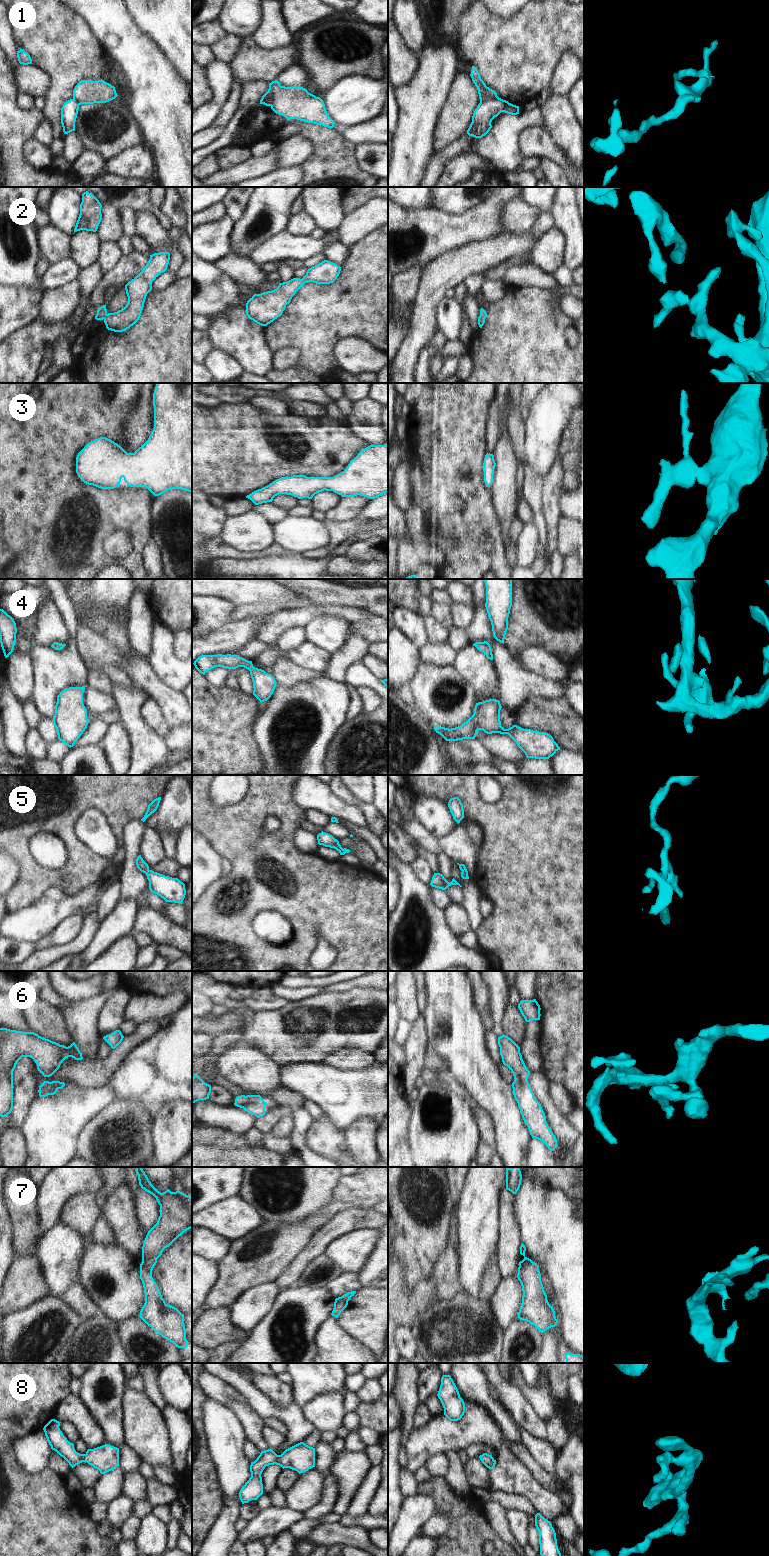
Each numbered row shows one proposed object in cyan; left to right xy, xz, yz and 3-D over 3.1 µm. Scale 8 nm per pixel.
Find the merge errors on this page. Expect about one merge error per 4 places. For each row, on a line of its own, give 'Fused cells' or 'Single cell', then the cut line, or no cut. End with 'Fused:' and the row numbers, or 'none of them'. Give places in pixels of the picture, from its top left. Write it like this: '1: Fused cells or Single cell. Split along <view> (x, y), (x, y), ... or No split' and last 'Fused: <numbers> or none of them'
1: Fused cells. Split along yz (500, 98), (486, 99), (480, 102)
2: Single cell. No split
3: Single cell. No split
4: Single cell. No split
5: Single cell. No split
6: Single cell. No split
7: Fused cells. Split along xy (140, 1264), (151, 1271)
8: Single cell. No split
Fused: 1, 7.

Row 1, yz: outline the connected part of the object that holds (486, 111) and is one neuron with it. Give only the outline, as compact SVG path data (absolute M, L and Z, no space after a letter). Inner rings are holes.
M503 99L480 102L473 113L472 122L467 130L467 134L481 139L490 131L492 120L501 112L505 112Z

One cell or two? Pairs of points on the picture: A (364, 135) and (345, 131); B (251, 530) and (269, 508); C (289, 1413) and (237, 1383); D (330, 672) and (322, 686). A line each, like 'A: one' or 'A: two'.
A: one
B: two
C: one
D: two

